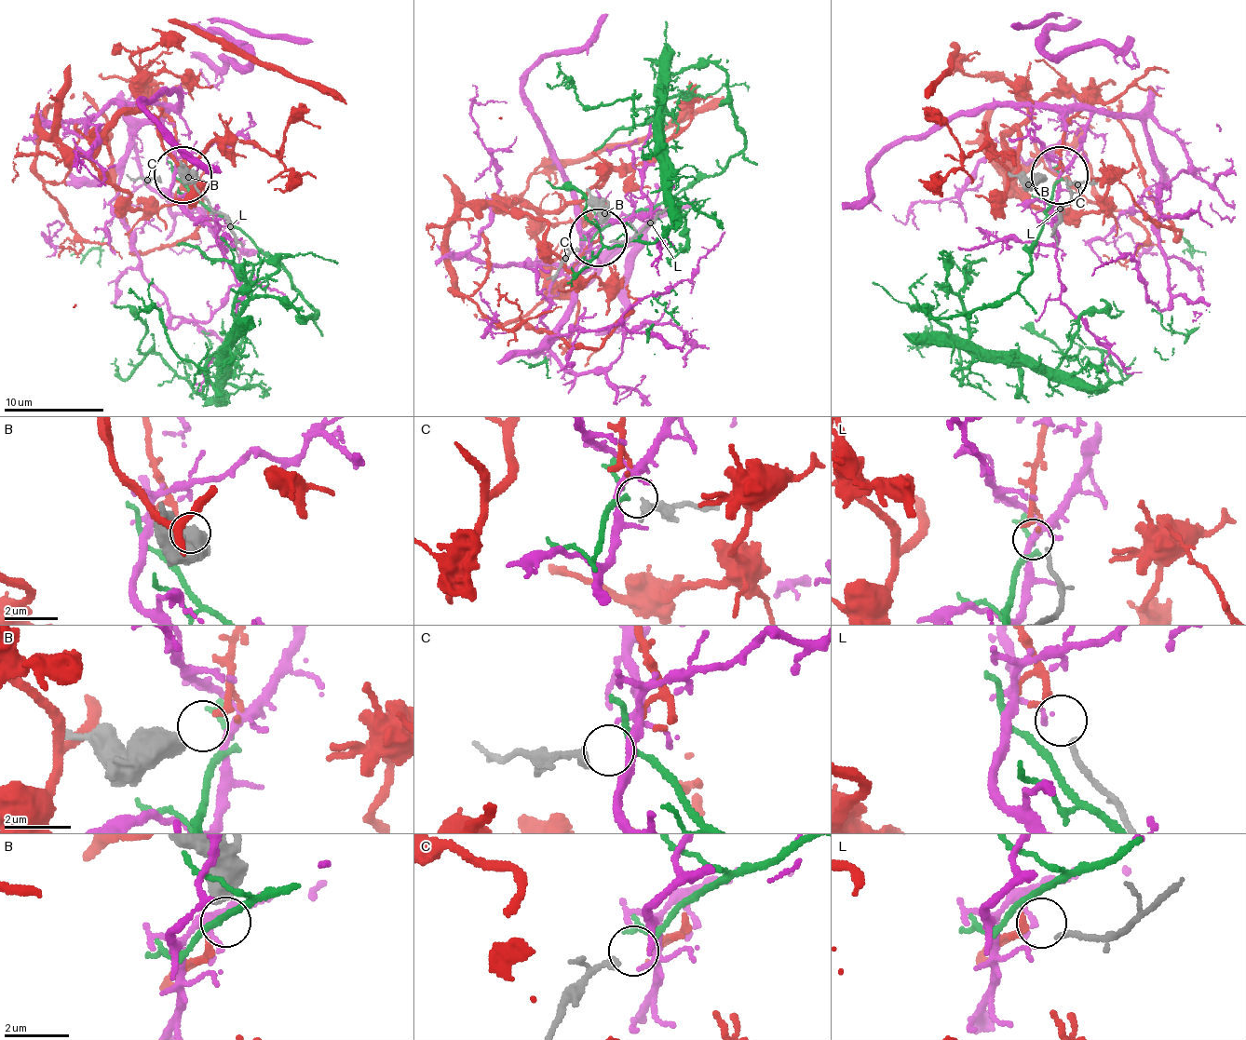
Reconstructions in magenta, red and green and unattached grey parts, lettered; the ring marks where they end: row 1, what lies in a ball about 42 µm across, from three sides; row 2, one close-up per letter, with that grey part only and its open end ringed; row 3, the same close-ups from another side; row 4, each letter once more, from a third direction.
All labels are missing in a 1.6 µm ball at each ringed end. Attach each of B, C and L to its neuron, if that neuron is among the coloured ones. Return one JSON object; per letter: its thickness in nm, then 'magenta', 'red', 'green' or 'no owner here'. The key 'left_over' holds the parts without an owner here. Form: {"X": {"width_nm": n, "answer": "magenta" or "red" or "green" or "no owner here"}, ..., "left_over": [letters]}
{"B": {"width_nm": 600, "answer": "no owner here"}, "C": {"width_nm": 190, "answer": "green"}, "L": {"width_nm": 160, "answer": "red"}, "left_over": ["B"]}

